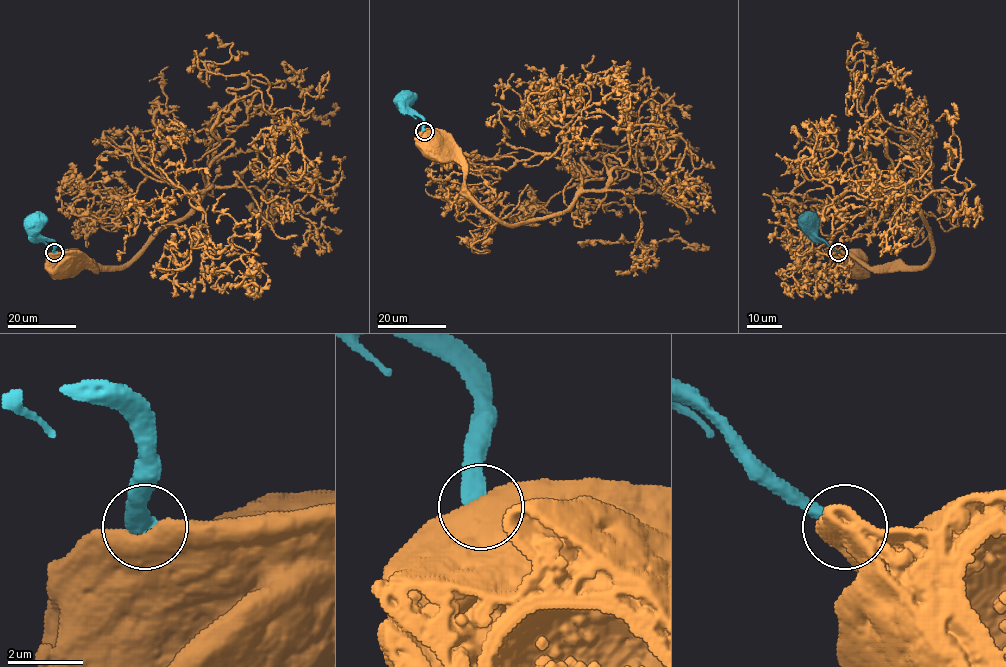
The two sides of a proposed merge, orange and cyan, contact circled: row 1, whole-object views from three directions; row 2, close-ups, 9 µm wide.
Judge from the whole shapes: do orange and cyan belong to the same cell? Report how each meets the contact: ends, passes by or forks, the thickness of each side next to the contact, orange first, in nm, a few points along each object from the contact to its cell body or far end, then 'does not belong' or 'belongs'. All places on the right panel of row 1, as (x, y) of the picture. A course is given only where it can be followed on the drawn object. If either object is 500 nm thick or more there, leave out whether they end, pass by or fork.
calibres 800 and 480 nm; course orange (838, 253), (849, 265), (856, 265); course cyan (838, 252), (806, 230), (801, 224), (806, 220); does not belong

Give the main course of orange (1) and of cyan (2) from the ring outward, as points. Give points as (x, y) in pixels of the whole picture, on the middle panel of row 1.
1: (424, 131), (424, 138), (432, 148)
2: (424, 131), (424, 120), (408, 106), (405, 94), (403, 98)

